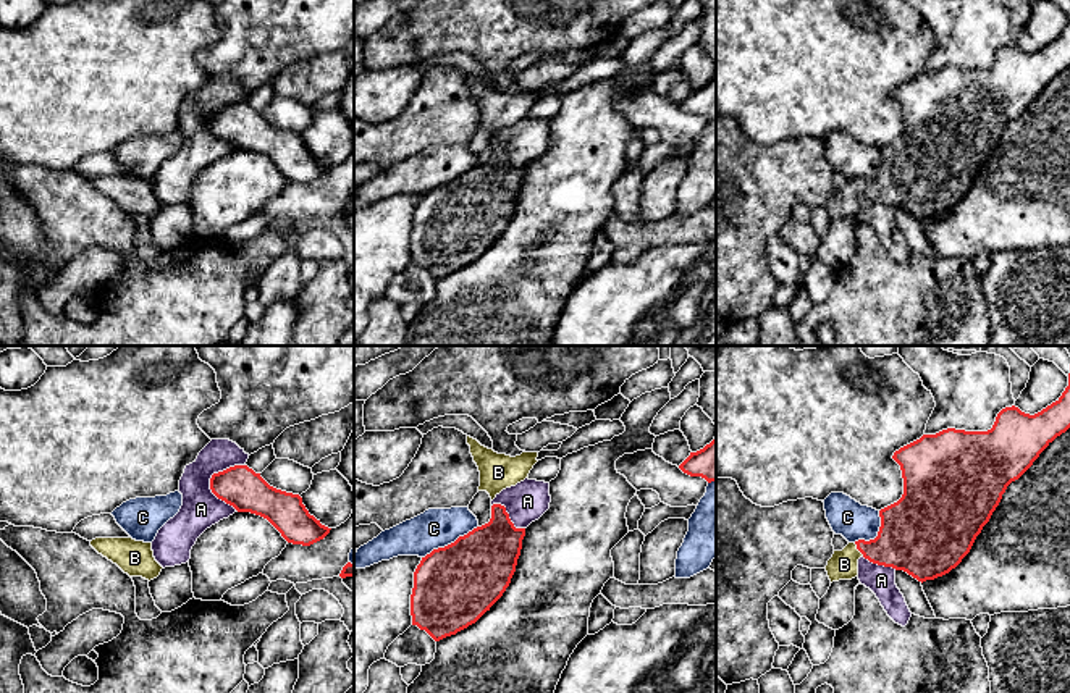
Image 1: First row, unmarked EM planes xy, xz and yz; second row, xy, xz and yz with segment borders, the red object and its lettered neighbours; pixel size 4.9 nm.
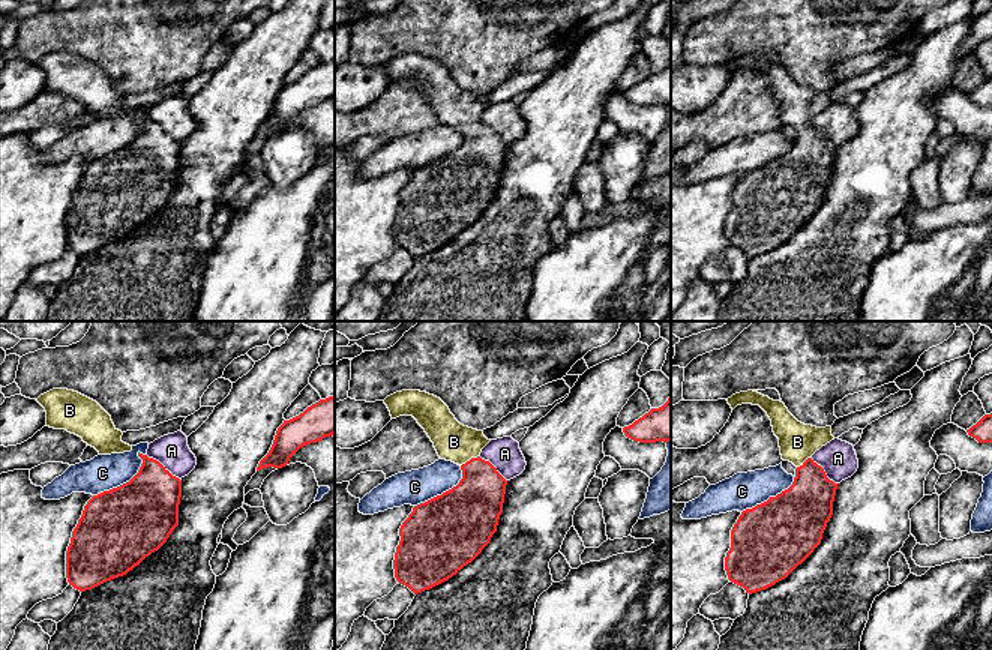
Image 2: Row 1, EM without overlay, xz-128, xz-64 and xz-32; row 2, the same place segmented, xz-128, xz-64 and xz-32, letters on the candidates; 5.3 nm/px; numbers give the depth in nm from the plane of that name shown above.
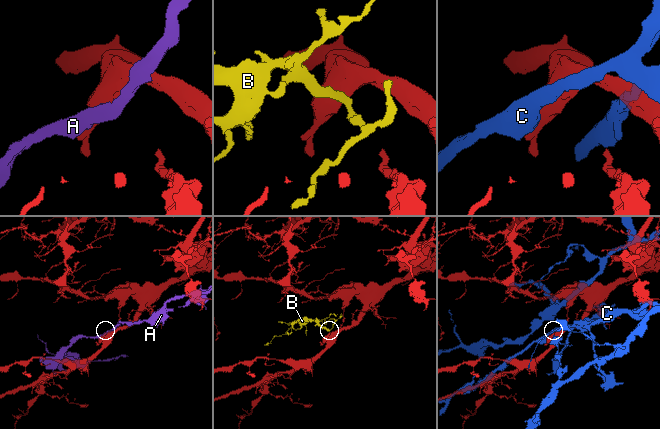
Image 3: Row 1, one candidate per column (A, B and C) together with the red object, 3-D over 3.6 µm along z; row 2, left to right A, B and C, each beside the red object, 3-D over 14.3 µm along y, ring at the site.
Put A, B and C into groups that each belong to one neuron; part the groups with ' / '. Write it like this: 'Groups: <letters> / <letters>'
Groups: A / B / C

